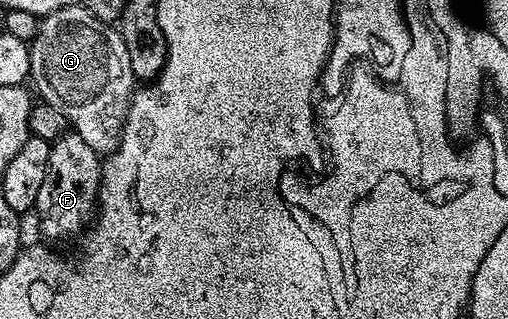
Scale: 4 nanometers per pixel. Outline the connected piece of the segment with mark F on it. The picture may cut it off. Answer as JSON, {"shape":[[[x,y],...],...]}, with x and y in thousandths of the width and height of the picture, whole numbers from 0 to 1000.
{"shape":[[[126,417],[100,448],[96,467],[96,530],[89,542],[89,567],[81,580],[81,605],[73,605],[67,658],[77,661],[77,687],[85,696],[85,724],[108,749],[124,749],[130,737],[148,737],[163,708],[181,696],[195,630],[195,552],[199,545],[199,486],[185,473],[171,445],[146,417]]]}

